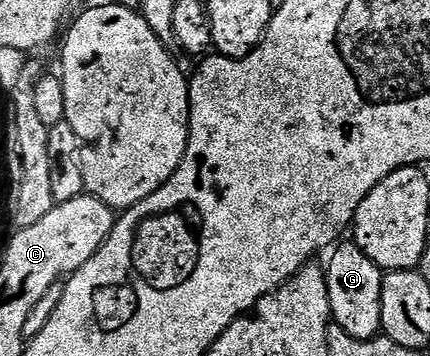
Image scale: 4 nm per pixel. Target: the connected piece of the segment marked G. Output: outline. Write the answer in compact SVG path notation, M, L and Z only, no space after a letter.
M342 240L329 251L330 263L325 263L326 283L328 284L328 300L333 325L344 328L348 336L356 340L368 340L382 334L382 280L384 271L378 267L363 250L352 240Z

